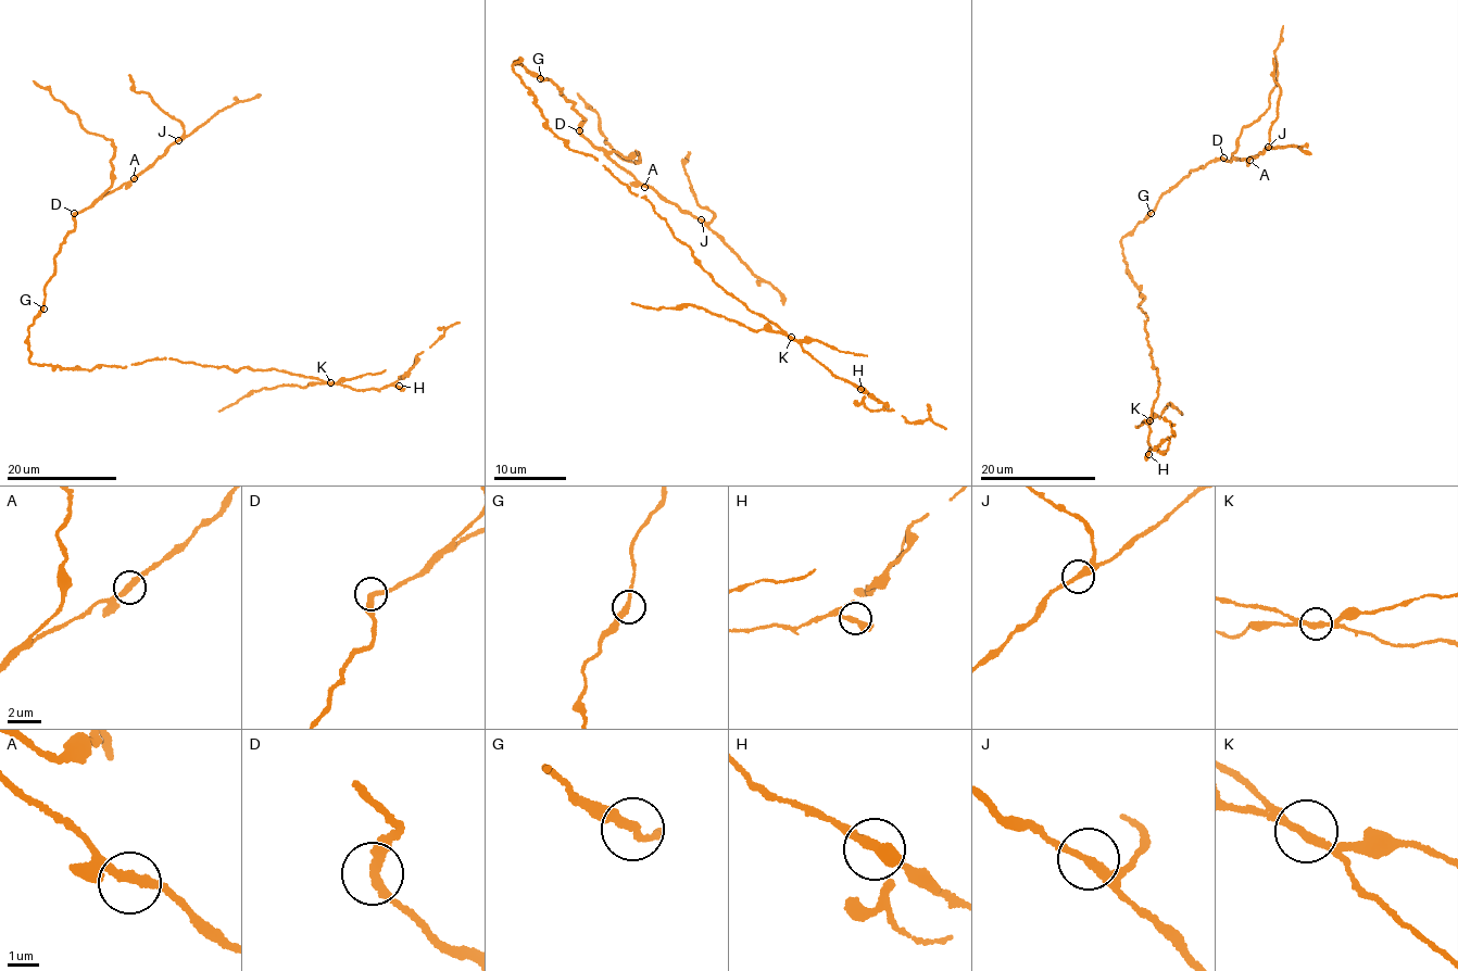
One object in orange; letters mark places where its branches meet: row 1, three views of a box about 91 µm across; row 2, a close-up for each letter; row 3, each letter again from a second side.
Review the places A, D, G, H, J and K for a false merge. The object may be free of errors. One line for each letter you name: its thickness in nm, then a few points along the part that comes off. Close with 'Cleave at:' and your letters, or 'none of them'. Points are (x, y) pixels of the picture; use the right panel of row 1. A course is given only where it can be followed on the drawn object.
K: Thickness 260 nm. Course of the part to remove: (1148, 421), (1156, 415), (1159, 417), (1170, 402), (1181, 414)
Cleave at: K

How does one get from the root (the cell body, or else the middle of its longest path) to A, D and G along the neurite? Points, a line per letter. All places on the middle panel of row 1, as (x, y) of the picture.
A: (539, 110), (514, 72), (520, 59), (573, 104), (585, 120), (581, 137), (644, 187)
D: (539, 110), (514, 72), (512, 64), (520, 59), (519, 64), (548, 78), (573, 104), (585, 120), (579, 130)
G: (539, 110), (512, 64), (520, 59), (519, 64), (540, 78)

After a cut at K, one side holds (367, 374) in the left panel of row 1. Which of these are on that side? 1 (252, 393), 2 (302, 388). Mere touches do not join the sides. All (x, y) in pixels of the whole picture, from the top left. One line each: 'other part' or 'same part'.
1: same part
2: same part

